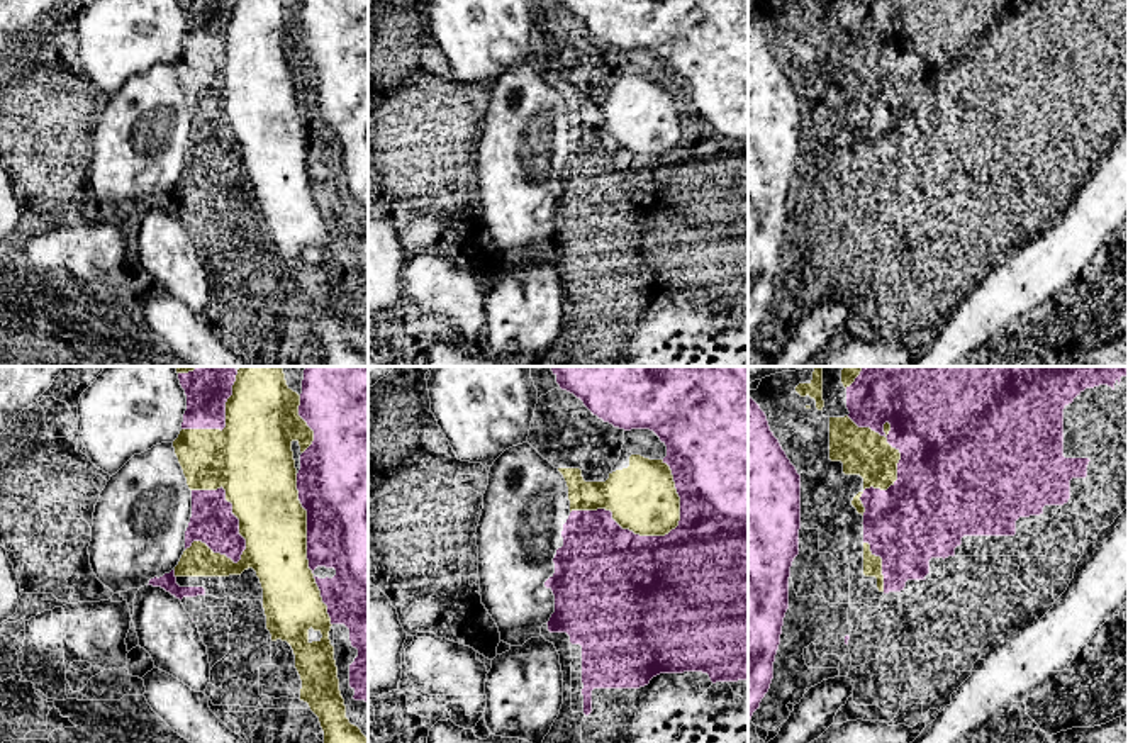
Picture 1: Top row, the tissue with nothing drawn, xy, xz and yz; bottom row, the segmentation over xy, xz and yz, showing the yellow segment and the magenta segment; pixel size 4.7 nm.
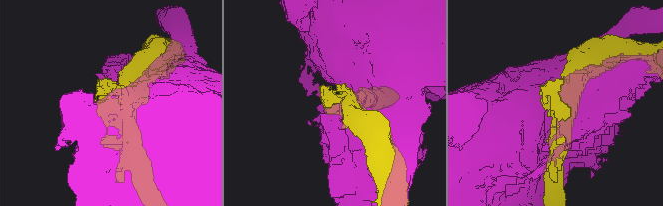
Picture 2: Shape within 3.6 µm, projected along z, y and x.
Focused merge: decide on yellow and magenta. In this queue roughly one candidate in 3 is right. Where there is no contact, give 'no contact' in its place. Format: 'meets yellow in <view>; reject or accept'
meets yellow in xz; reject

